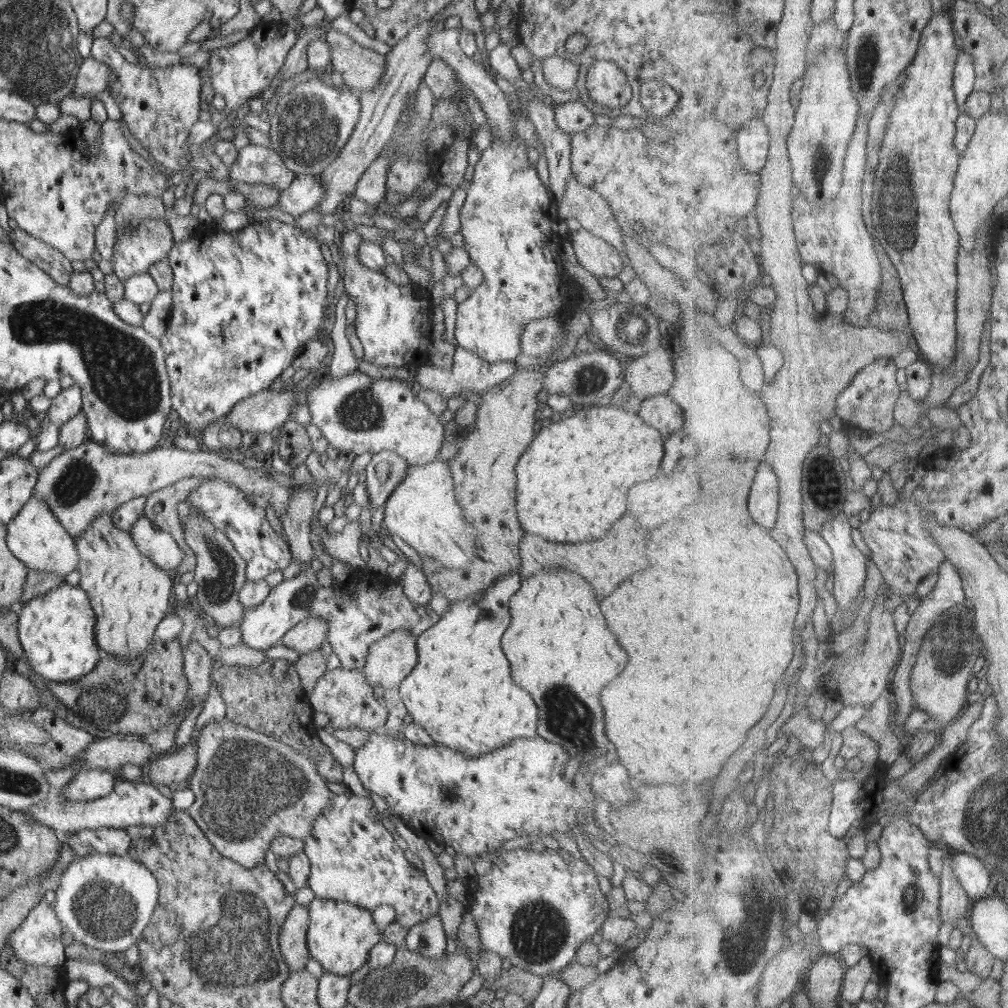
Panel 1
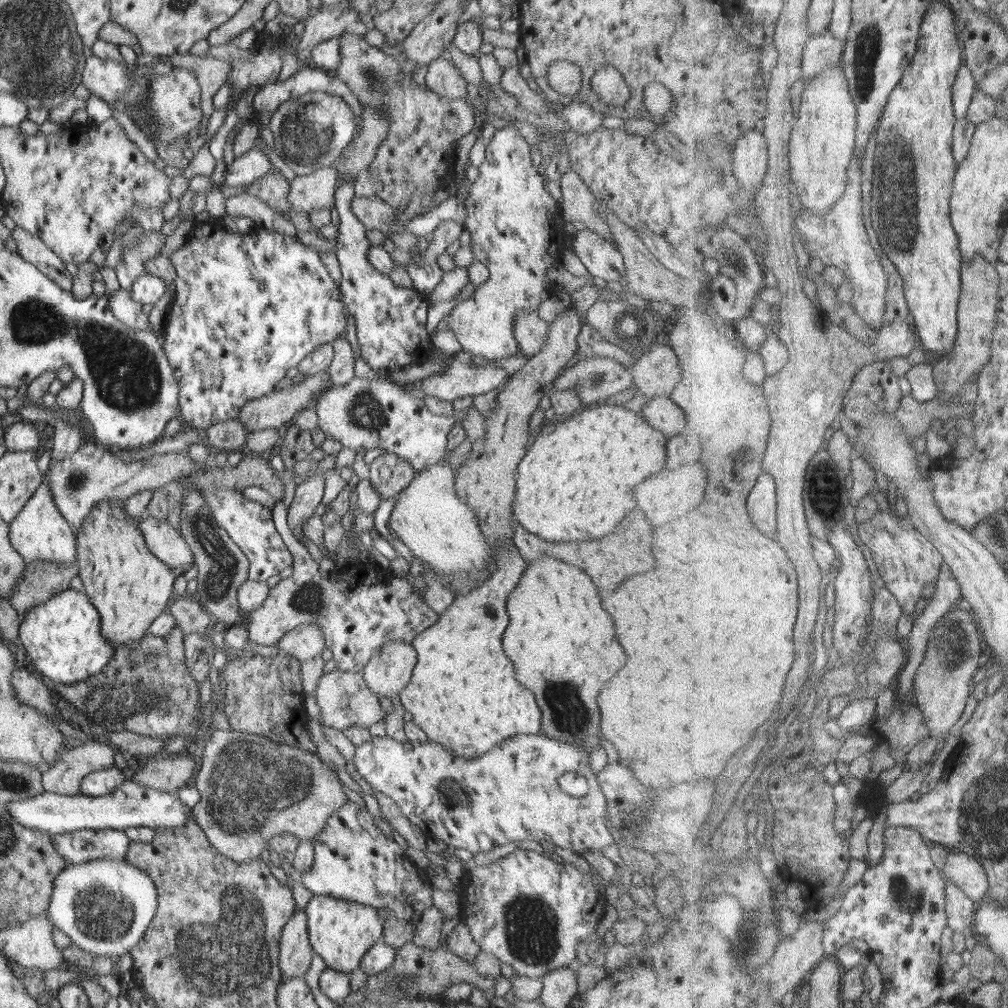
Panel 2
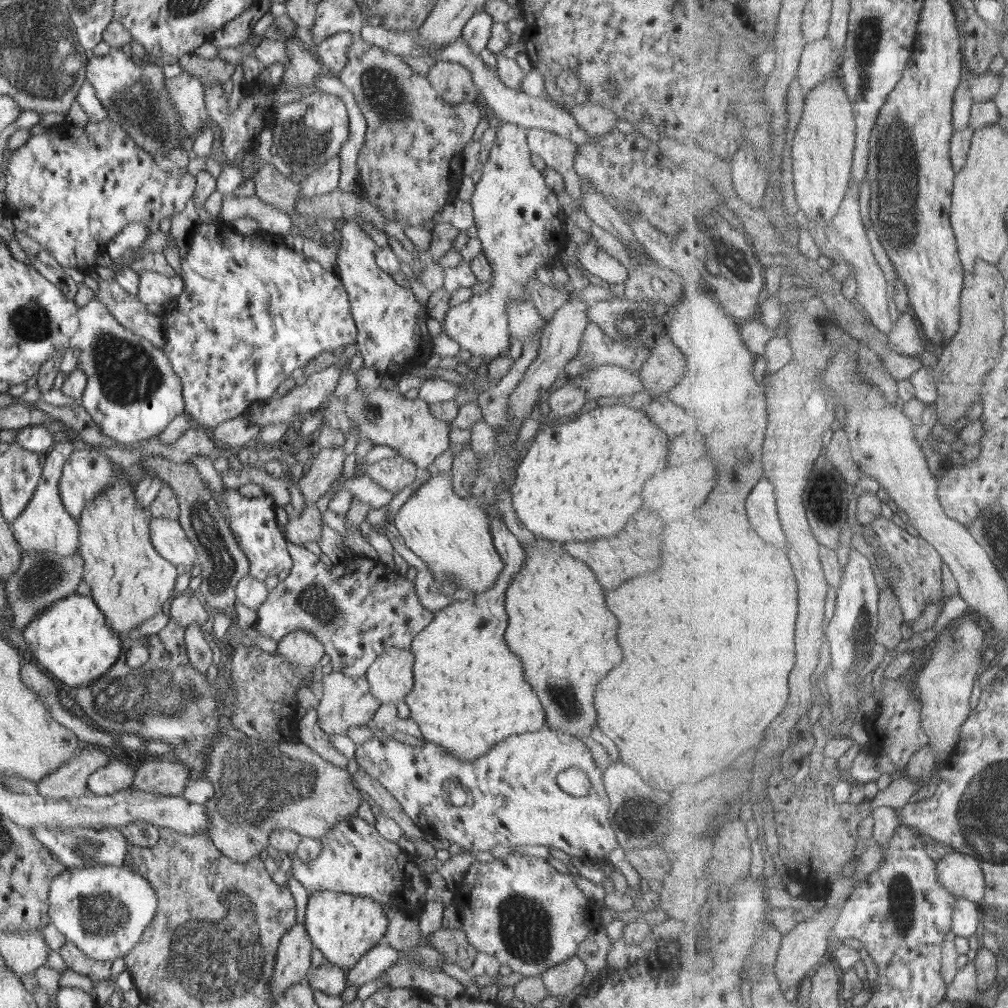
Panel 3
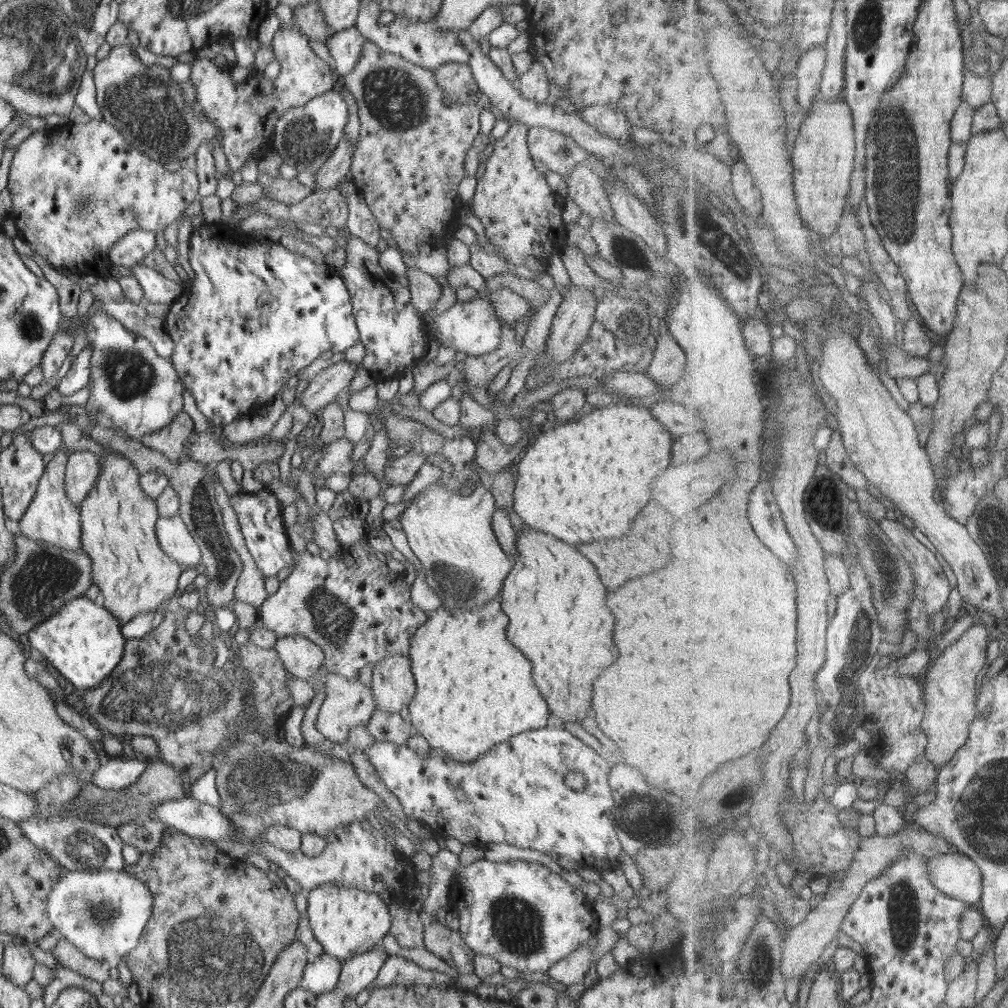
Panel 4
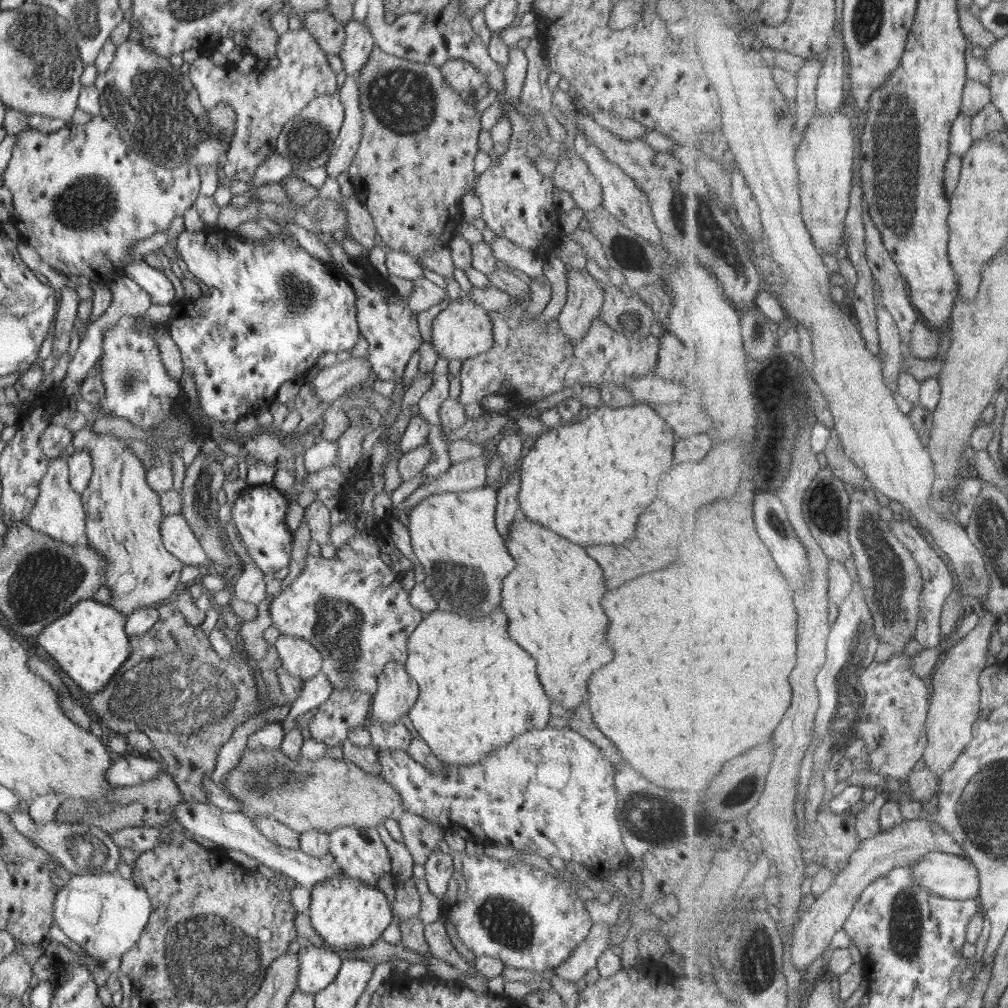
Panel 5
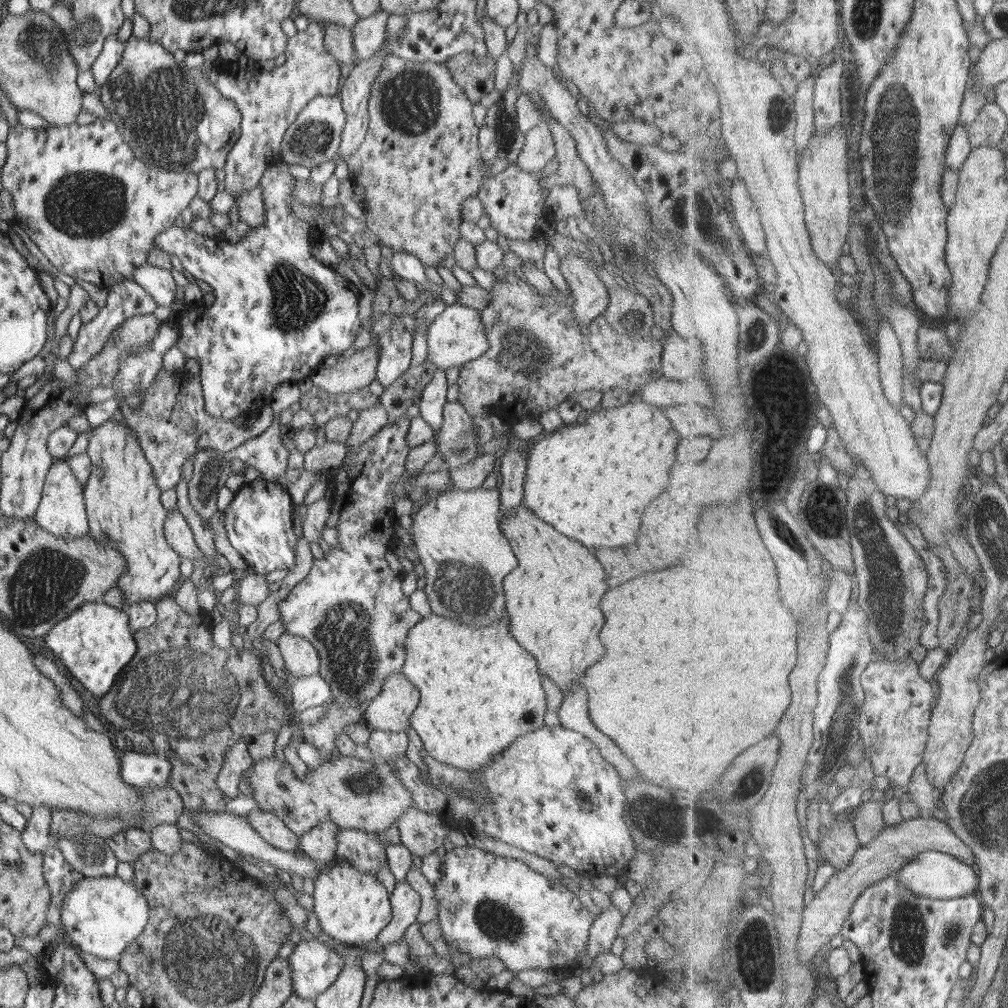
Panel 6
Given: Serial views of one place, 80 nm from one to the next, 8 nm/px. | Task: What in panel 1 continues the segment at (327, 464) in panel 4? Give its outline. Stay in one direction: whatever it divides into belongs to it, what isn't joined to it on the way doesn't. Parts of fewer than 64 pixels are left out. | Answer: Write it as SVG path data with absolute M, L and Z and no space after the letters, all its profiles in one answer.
M317 487L295 488L285 515L281 522L285 533L285 541L290 549L293 559L290 566L282 571L285 579L294 578L304 567L311 566L312 557L315 555L311 546L310 530L311 520L316 516L314 500L316 500Z

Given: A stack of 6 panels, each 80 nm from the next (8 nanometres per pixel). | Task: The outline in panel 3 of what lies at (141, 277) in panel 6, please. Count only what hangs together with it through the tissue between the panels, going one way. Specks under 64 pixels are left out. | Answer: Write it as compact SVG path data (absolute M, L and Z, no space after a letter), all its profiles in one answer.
M142 271L139 275L138 300L147 304L172 303L183 290L183 282L179 276L168 277L154 271Z

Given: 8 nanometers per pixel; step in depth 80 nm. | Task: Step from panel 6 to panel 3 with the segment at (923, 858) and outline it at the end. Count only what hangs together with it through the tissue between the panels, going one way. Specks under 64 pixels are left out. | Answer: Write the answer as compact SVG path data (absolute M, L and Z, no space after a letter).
M956 851L937 861L940 881L956 897L984 905L988 895L988 878L983 862L971 854Z

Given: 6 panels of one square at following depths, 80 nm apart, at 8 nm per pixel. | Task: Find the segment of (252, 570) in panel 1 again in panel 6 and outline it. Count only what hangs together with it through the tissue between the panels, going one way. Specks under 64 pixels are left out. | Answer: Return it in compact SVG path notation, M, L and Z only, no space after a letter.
M265 479L242 486L224 510L228 542L242 555L254 573L267 575L274 570L289 570L296 562L296 543L292 525L294 504L286 488Z

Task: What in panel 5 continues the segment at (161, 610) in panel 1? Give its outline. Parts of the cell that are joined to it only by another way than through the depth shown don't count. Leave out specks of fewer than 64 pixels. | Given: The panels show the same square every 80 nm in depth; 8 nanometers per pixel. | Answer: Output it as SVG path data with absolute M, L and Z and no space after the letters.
M113 434L96 435L91 441L90 450L94 472L90 484L81 495L86 517L85 541L87 546L96 550L105 560L105 585L110 588L112 599L109 603L118 609L125 617L132 614L134 609L143 606L158 606L176 590L180 582L183 562L170 554L162 542L160 525L165 514L163 513L159 494L155 493L146 484L147 471L136 454L128 450L126 442Z

